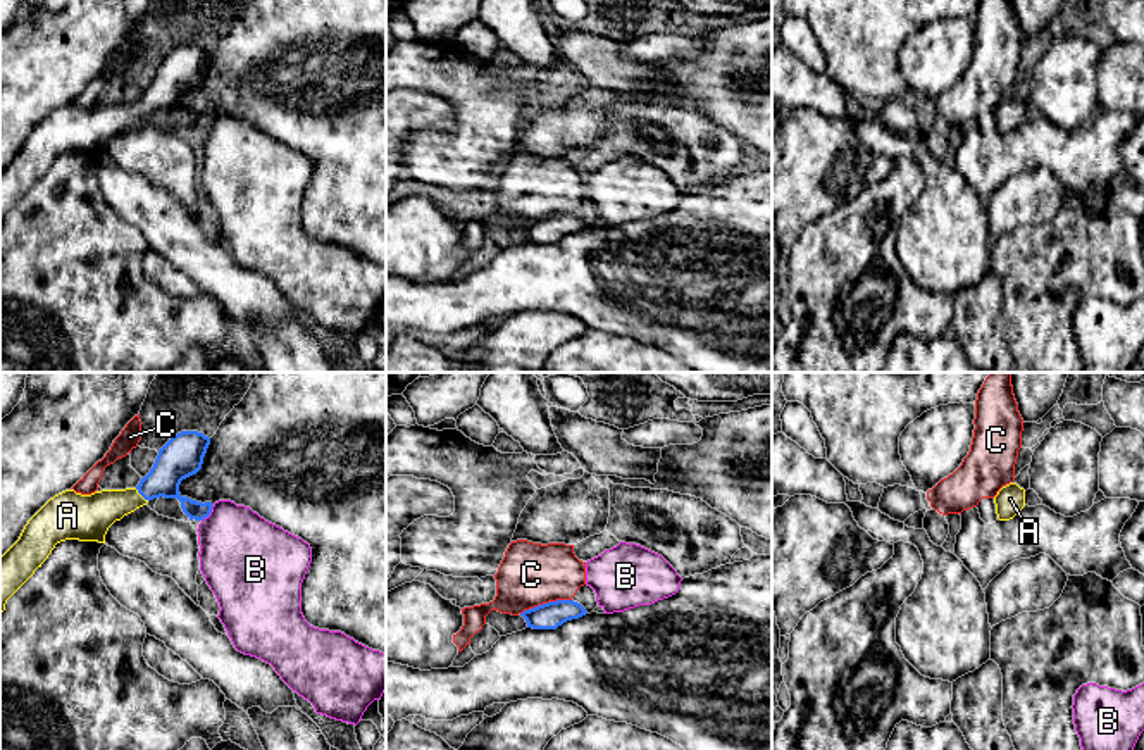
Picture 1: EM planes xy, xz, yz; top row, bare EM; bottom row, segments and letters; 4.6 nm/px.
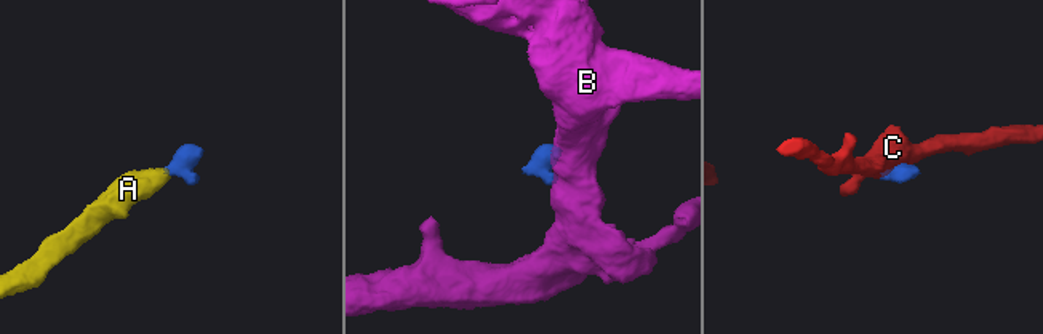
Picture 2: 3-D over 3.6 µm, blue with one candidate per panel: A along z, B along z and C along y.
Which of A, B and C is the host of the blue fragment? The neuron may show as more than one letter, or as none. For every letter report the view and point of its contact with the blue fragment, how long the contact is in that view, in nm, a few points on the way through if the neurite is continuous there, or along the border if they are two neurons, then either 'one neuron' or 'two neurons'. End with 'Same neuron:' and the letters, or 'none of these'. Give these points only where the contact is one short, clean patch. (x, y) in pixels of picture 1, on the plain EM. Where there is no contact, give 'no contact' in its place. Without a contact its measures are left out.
A: meets blue in xy at (142, 109); contact 90 nm long; runs through xy (180, 71), (142, 109), (92, 128); one neuron
B: meets blue in xy at (209, 128); contact 100 nm long; border along xy (214, 119), (202, 135); two neurons
C: meets blue in xz at (545, 218); contact 260 nm long; border along xz (571, 212), (548, 214), (521, 228); two neurons
Same neuron: A

